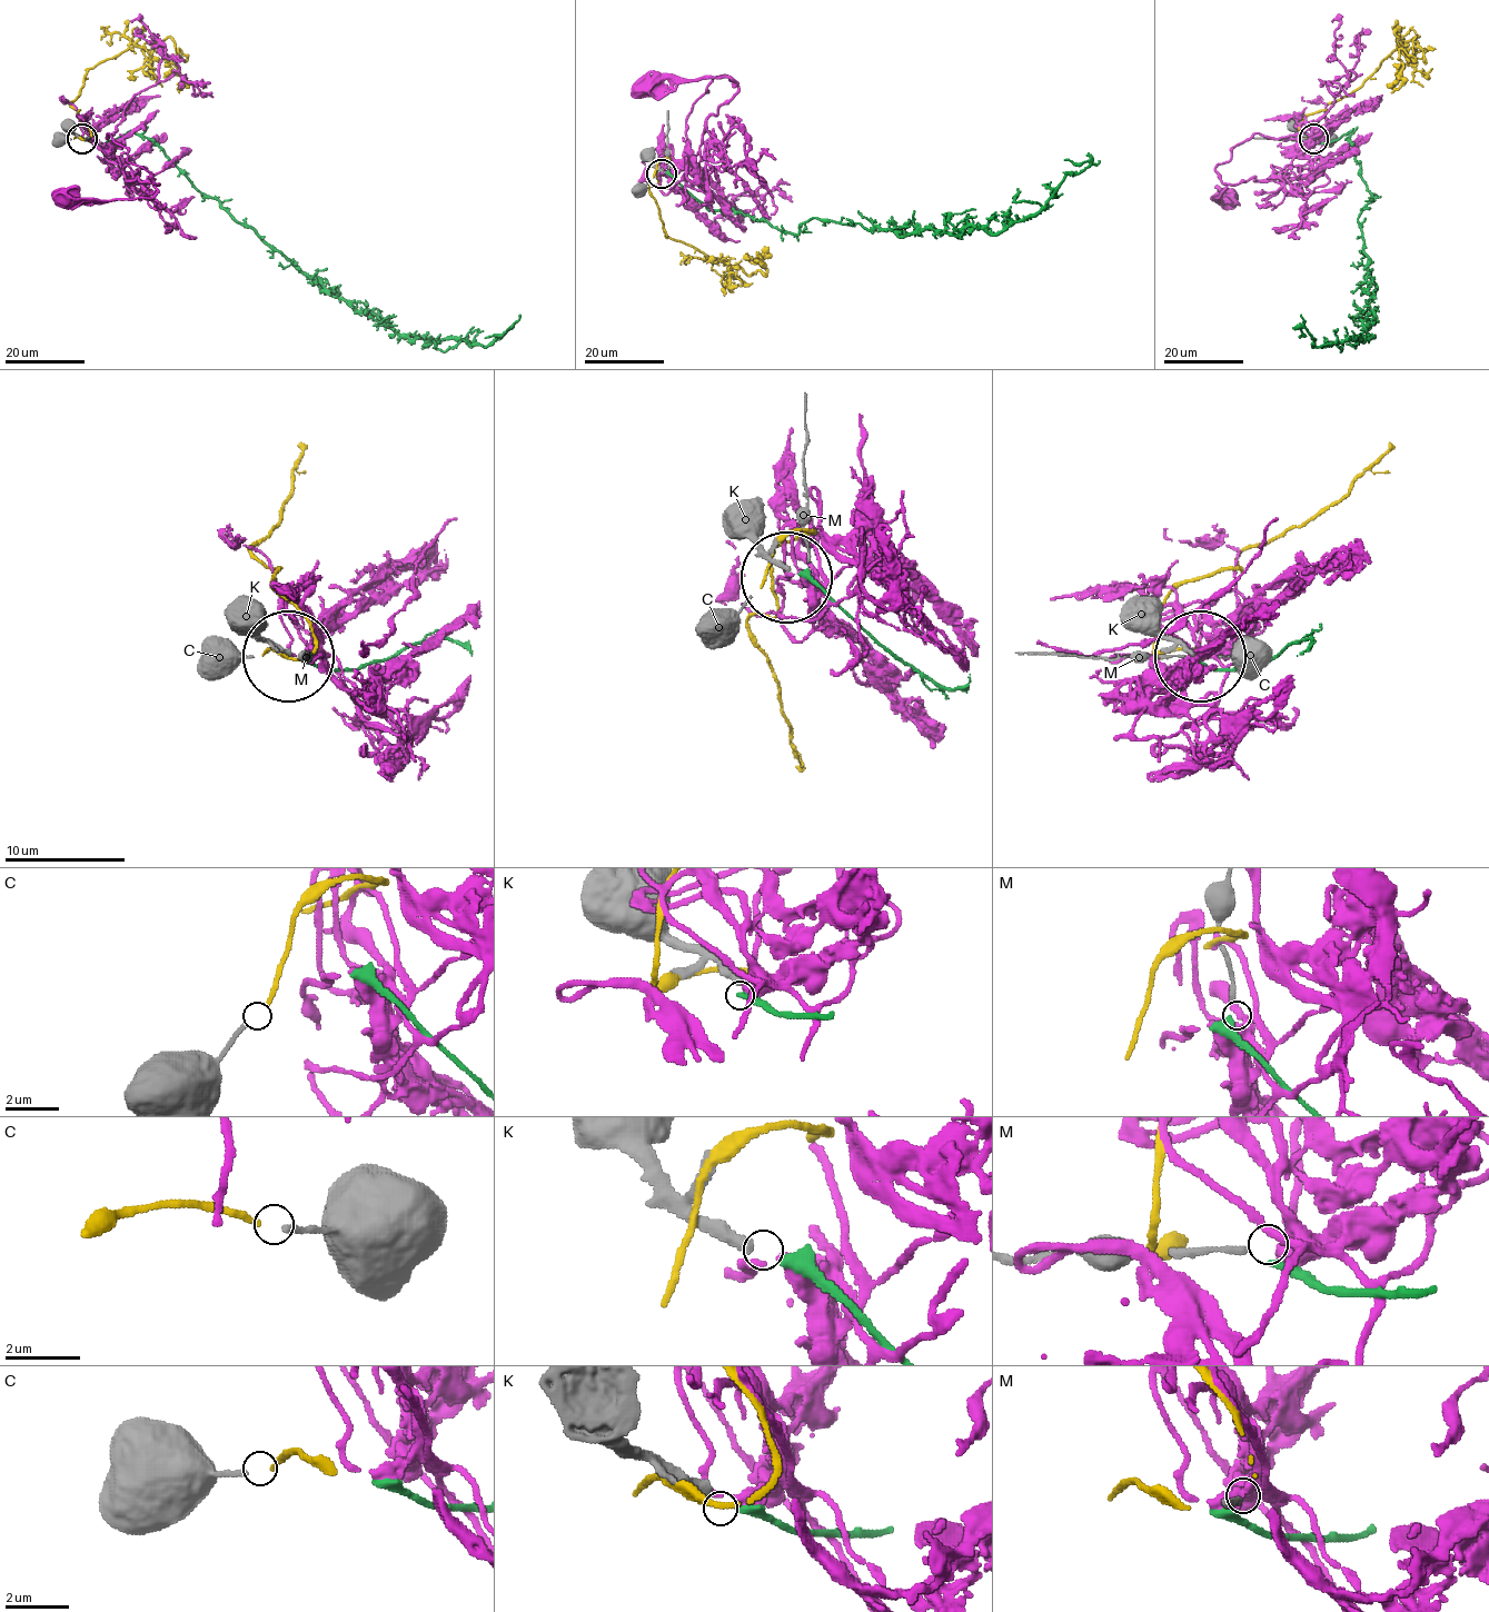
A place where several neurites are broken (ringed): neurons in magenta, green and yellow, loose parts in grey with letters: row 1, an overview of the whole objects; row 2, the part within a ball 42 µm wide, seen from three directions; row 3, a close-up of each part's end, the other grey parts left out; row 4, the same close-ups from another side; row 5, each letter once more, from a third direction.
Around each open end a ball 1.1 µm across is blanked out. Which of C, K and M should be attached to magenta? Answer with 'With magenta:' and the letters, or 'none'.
With magenta: none

